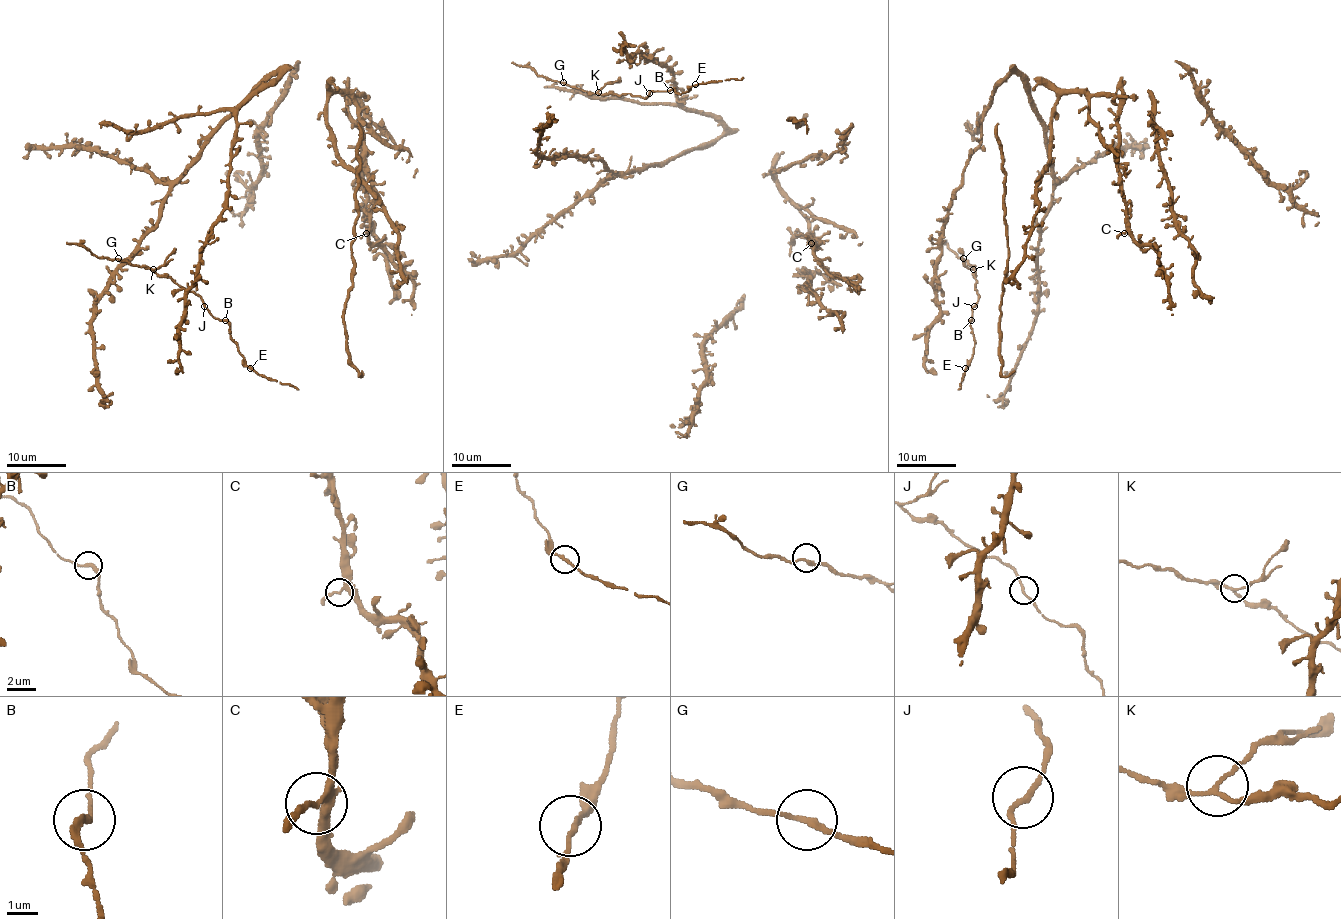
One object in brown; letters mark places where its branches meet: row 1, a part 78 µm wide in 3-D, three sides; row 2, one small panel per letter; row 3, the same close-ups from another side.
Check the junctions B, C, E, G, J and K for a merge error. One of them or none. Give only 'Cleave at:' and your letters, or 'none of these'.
Cleave at: K

